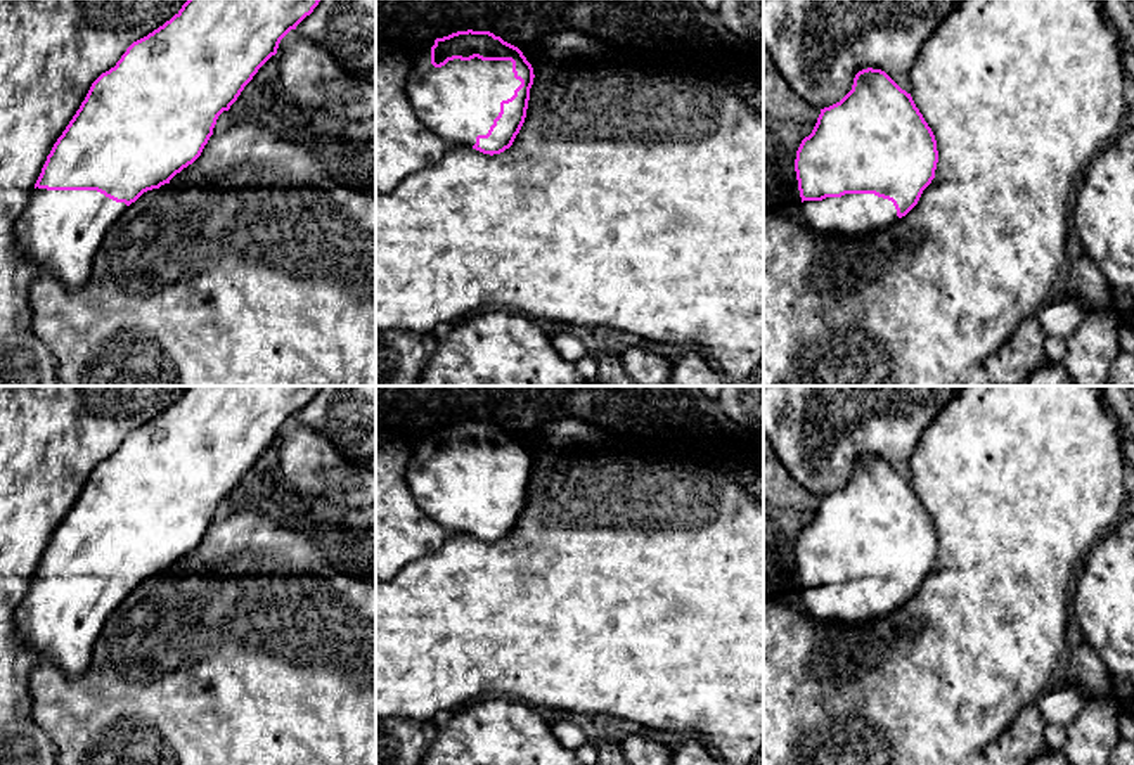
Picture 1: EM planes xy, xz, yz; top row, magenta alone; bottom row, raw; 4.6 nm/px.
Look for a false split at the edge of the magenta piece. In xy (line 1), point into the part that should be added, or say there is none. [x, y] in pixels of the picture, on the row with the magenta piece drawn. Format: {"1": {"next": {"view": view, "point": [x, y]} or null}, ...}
{"1": {"next": {"view": "xy", "point": [59, 231]}}}

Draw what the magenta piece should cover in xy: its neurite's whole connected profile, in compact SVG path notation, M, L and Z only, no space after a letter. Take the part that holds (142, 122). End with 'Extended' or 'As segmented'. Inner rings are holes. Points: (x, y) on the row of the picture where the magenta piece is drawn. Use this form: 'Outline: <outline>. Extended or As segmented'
Outline: M187 0L163 26L133 42L114 68L90 87L80 109L54 144L28 204L16 220L17 253L38 272L71 291L87 284L99 246L111 225L144 192L159 189L203 152L218 116L229 111L258 69L277 54L280 40L320 0Z. Extended

